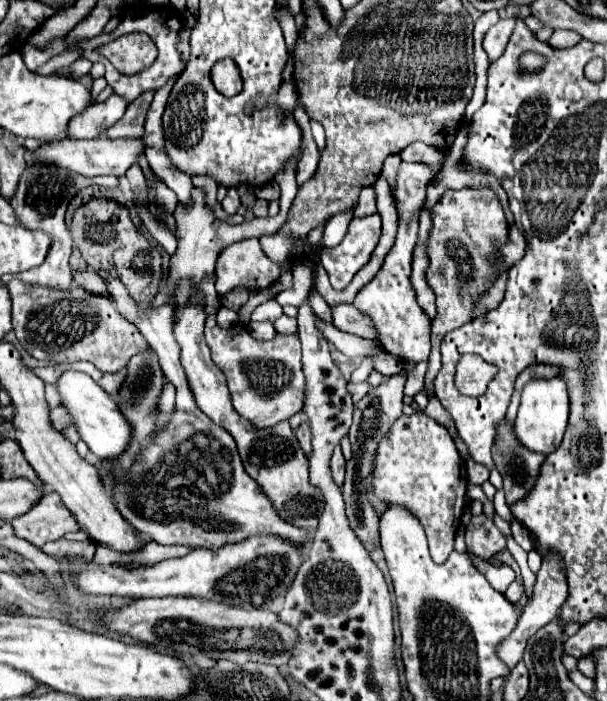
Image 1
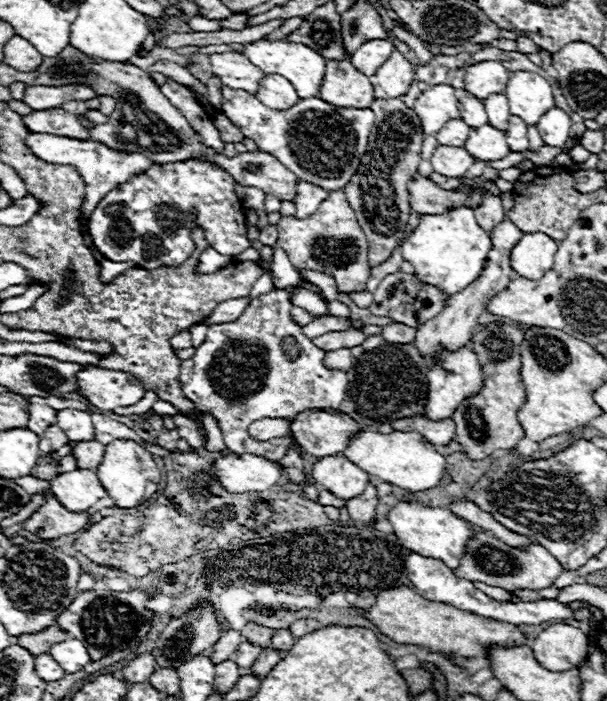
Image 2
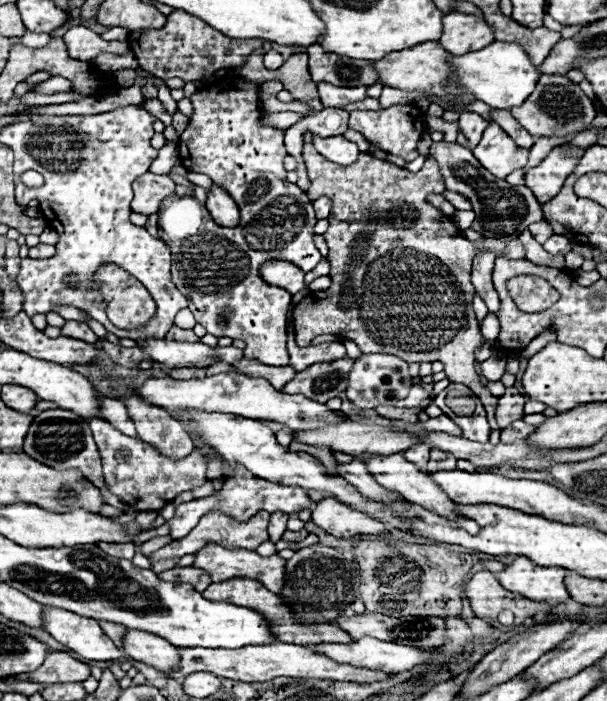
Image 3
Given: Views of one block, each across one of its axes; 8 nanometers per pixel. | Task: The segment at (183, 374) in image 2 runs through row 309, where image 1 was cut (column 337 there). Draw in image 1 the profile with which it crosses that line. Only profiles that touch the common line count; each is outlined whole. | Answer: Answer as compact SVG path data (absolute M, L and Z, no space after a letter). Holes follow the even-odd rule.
M380 216L352 218L344 240L336 248L324 248L320 262L334 290L344 290L354 274L368 264L380 238Z

